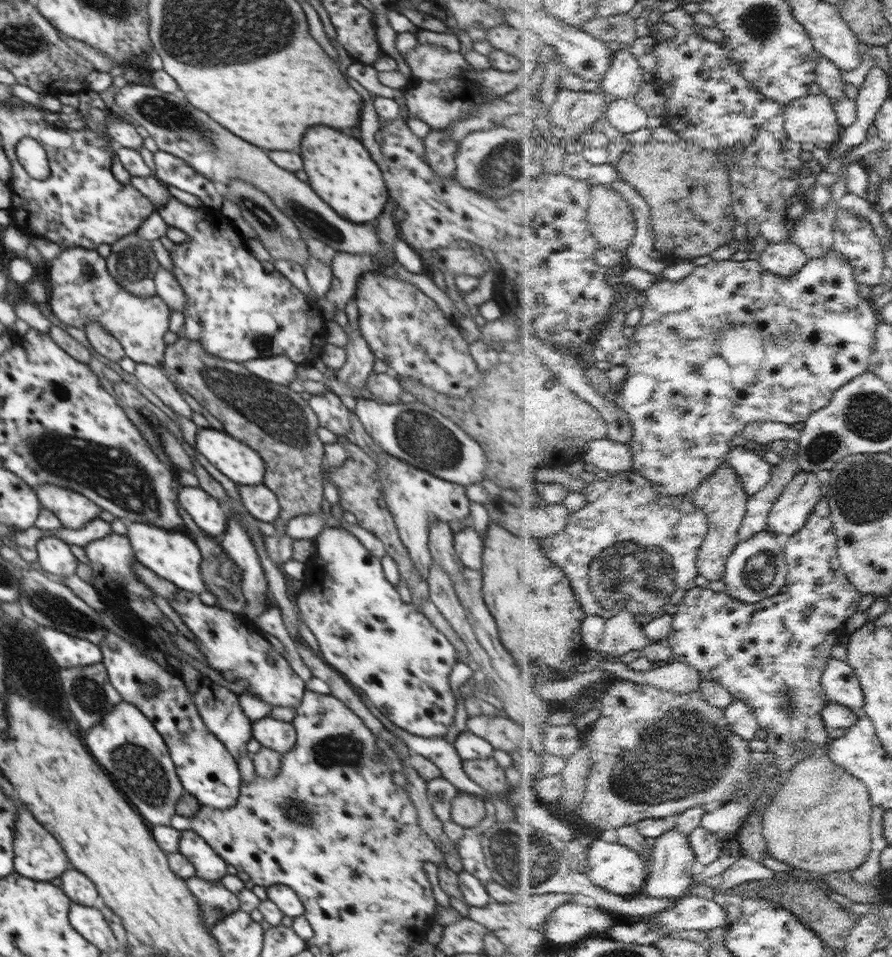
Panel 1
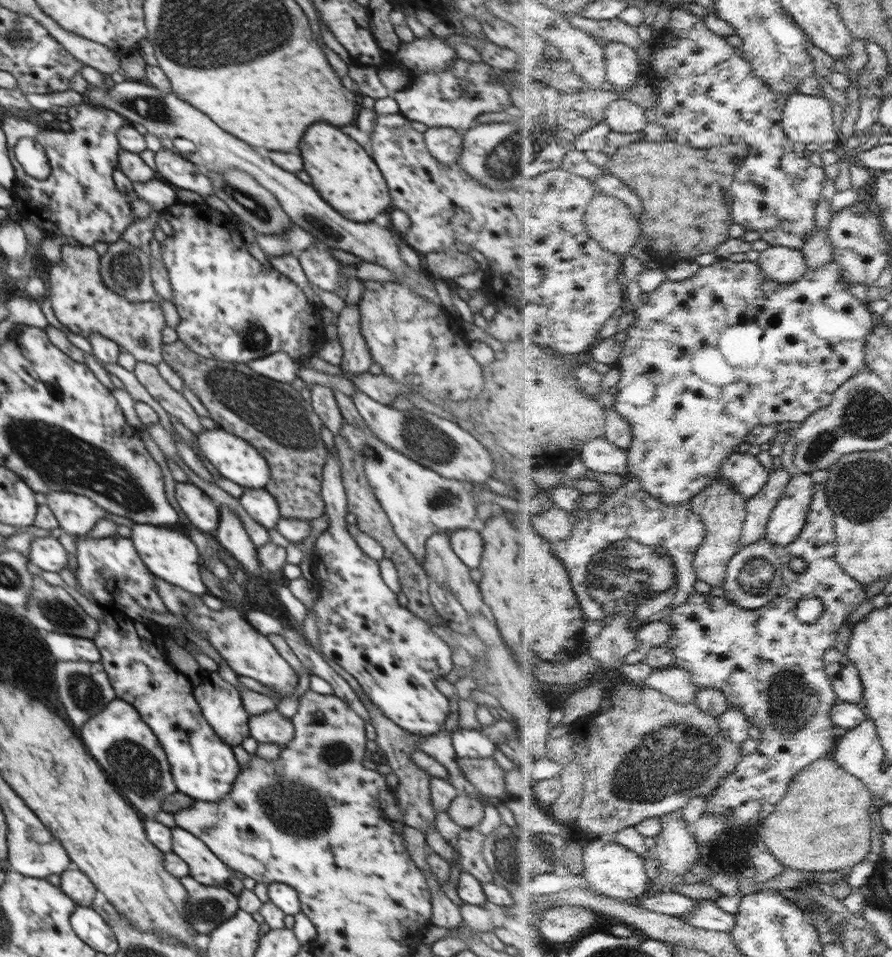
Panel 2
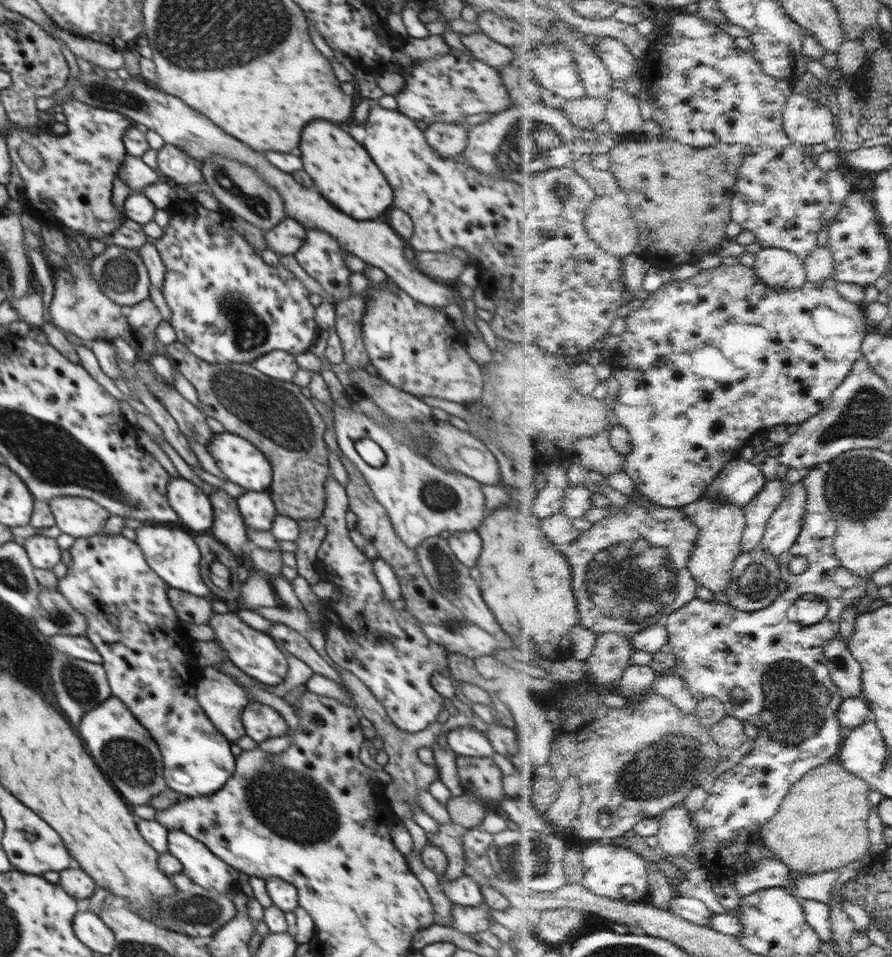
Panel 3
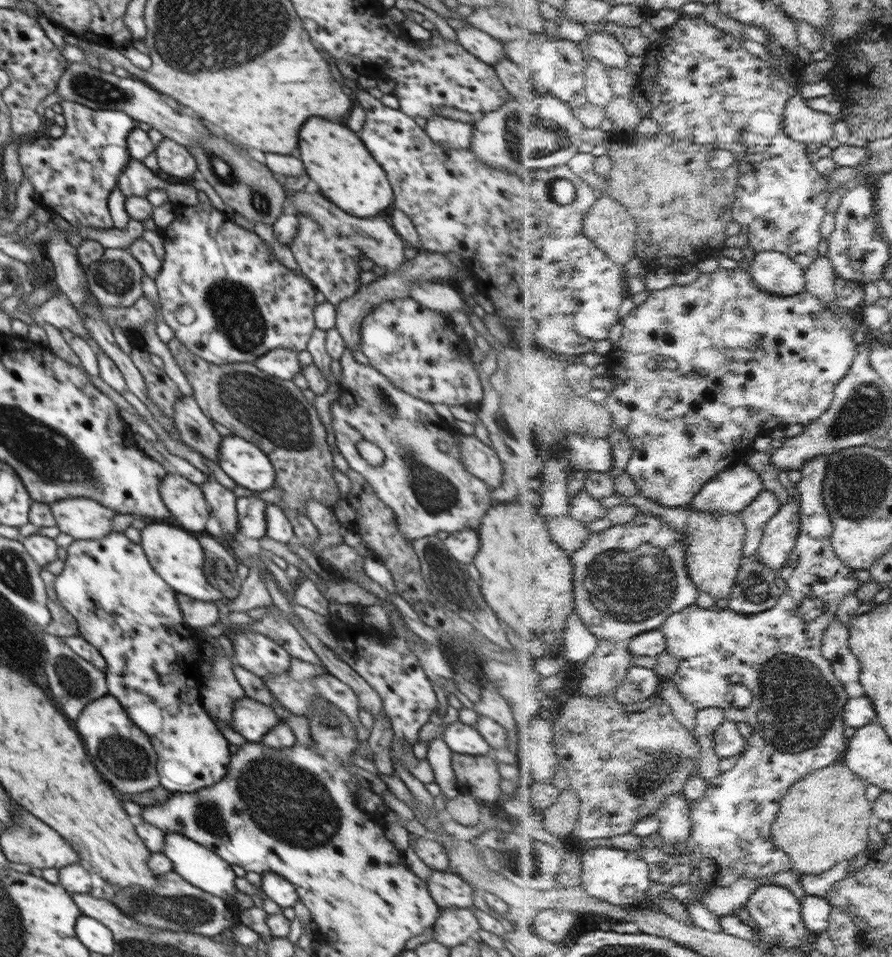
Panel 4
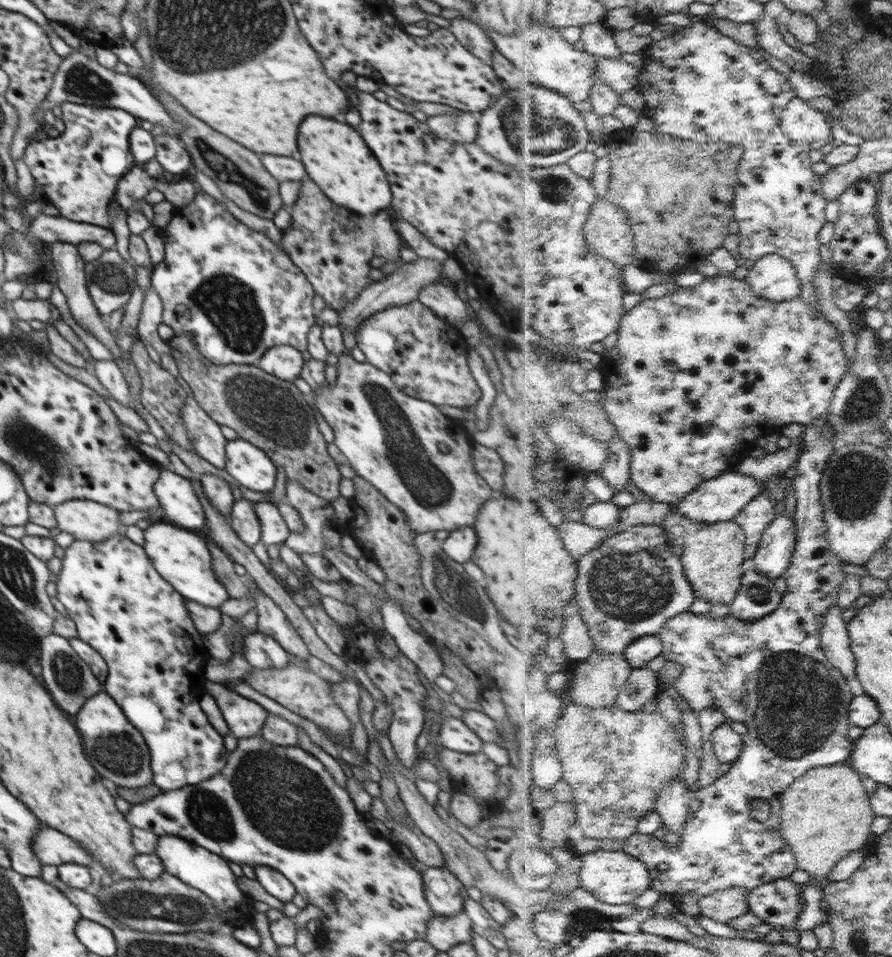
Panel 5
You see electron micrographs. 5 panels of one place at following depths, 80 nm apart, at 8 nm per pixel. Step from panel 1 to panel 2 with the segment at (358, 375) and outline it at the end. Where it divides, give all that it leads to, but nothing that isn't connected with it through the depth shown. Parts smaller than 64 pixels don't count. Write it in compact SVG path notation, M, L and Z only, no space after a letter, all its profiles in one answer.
M346 305L335 322L338 339L343 348L341 369L343 376L350 379L353 375L368 373L373 364L365 339L362 337L360 308L358 305Z

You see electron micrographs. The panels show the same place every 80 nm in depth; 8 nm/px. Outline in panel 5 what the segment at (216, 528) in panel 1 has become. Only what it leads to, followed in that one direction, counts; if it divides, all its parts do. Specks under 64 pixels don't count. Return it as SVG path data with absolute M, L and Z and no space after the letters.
M162 468L153 489L160 501L163 518L191 531L204 526L207 518L190 480L170 468Z

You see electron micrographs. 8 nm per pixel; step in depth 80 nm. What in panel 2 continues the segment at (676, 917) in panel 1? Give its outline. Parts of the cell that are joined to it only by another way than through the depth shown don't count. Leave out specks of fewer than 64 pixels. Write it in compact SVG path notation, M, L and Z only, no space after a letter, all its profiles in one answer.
M698 900L700 908L694 914L686 914L684 920L698 928L706 928L714 931L732 932L738 926L738 918L720 908L714 901Z

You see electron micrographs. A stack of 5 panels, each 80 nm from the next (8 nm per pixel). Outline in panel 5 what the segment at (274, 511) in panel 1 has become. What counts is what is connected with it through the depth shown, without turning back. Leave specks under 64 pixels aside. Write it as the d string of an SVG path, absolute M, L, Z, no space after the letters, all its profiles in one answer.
M242 498L233 504L229 513L231 527L249 547L261 540L261 524L254 505L252 501Z

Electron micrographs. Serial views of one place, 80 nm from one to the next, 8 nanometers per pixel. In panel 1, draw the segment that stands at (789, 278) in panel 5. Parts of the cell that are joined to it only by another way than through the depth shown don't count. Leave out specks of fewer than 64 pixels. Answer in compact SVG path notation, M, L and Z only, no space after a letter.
M797 242L767 243L767 248L761 252L759 258L762 267L774 274L791 277L801 272L811 258L806 254L804 247Z

